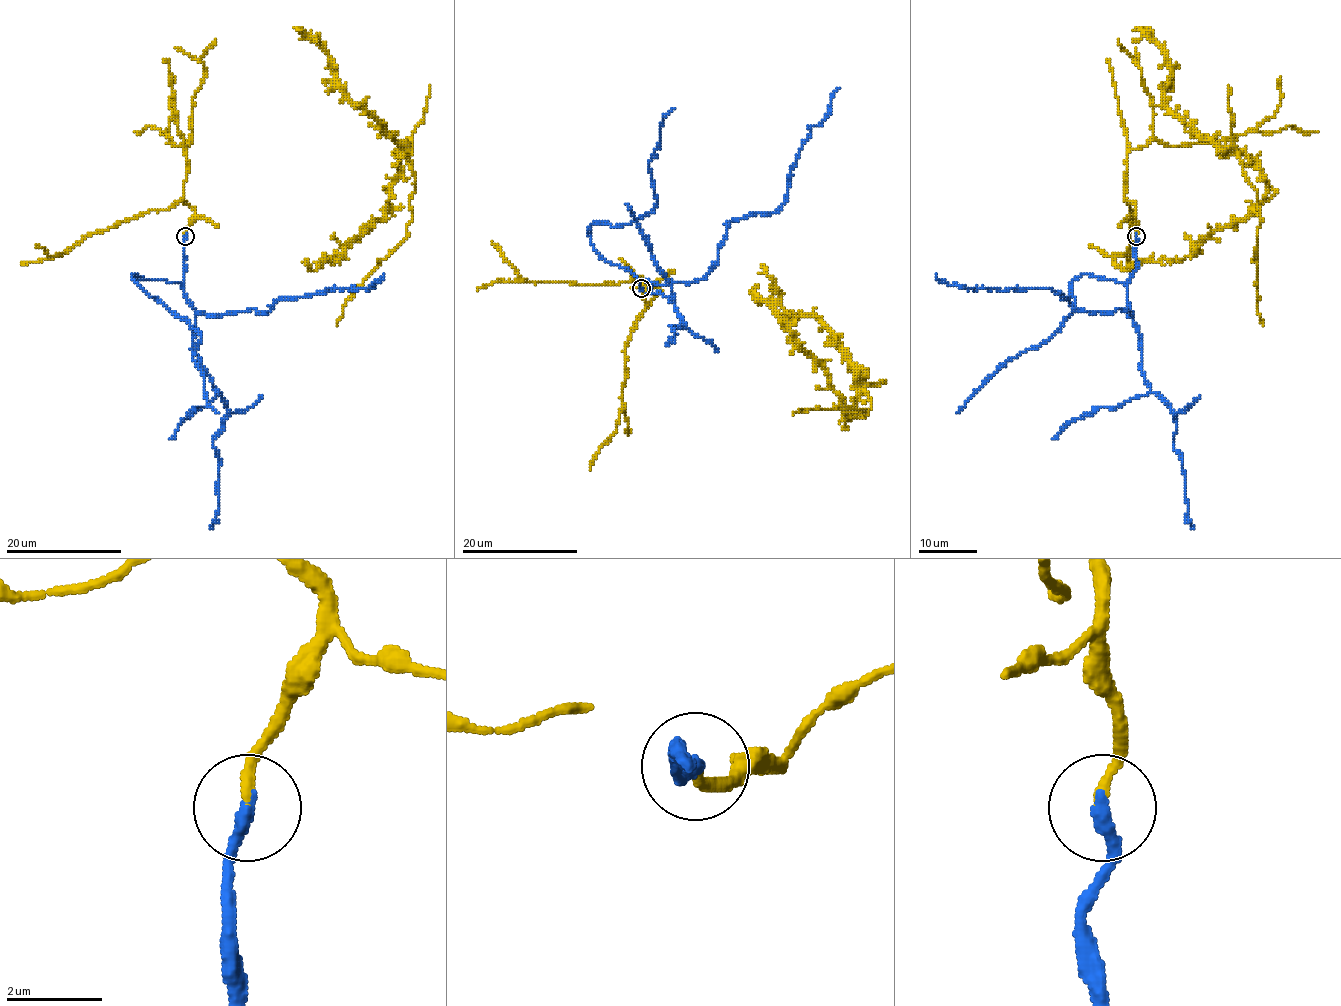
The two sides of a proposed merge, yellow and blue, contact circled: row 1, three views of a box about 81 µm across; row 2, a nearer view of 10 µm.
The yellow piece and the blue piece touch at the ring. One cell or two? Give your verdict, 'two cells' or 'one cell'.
one cell

